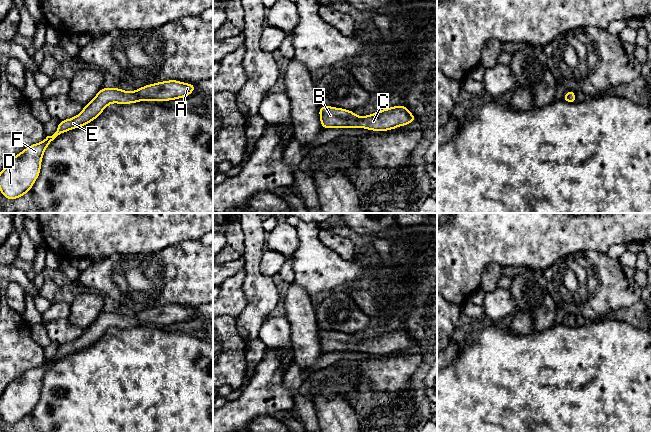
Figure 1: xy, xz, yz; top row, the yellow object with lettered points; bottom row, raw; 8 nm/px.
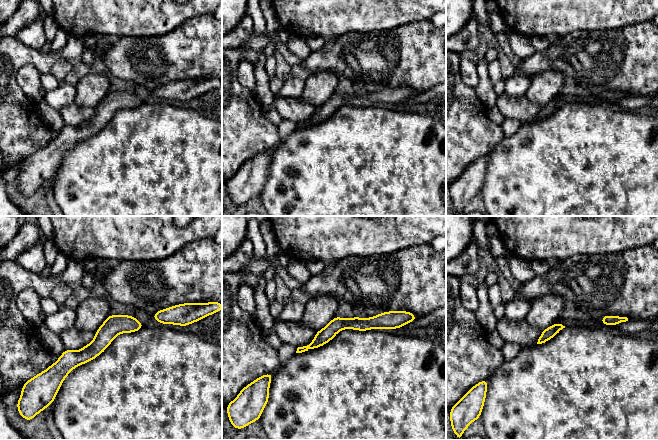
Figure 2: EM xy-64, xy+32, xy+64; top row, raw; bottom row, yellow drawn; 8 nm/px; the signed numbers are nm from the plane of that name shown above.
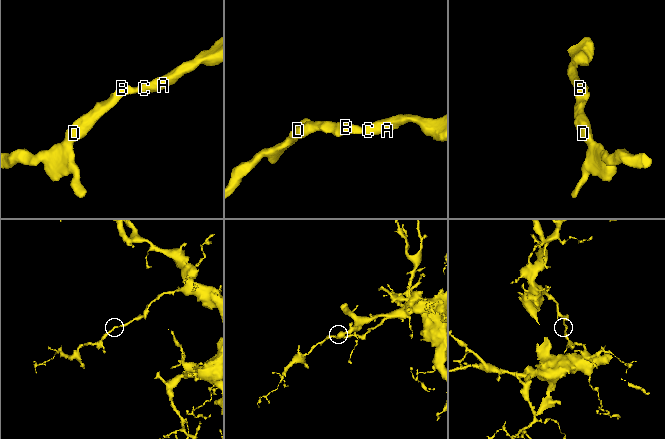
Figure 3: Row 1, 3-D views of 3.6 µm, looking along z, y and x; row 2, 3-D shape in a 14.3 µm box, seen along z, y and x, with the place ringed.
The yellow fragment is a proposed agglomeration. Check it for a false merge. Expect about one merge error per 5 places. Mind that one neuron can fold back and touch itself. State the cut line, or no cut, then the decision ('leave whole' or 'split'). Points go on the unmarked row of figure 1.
no cut | leave whole

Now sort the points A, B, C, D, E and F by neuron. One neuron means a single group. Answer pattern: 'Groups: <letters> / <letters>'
Groups: A B C D E F

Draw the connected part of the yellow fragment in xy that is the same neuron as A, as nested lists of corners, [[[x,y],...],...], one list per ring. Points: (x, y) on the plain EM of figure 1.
[[[167,304],[145,309],[127,316],[121,312],[101,312],[83,334],[70,343],[59,346],[56,356],[43,365],[30,369],[12,381],[0,396],[0,416],[15,424],[30,416],[40,395],[43,378],[48,369],[60,358],[87,349],[95,344],[111,327],[132,328],[140,325],[170,325],[184,322],[193,317],[197,309],[178,304]]]

